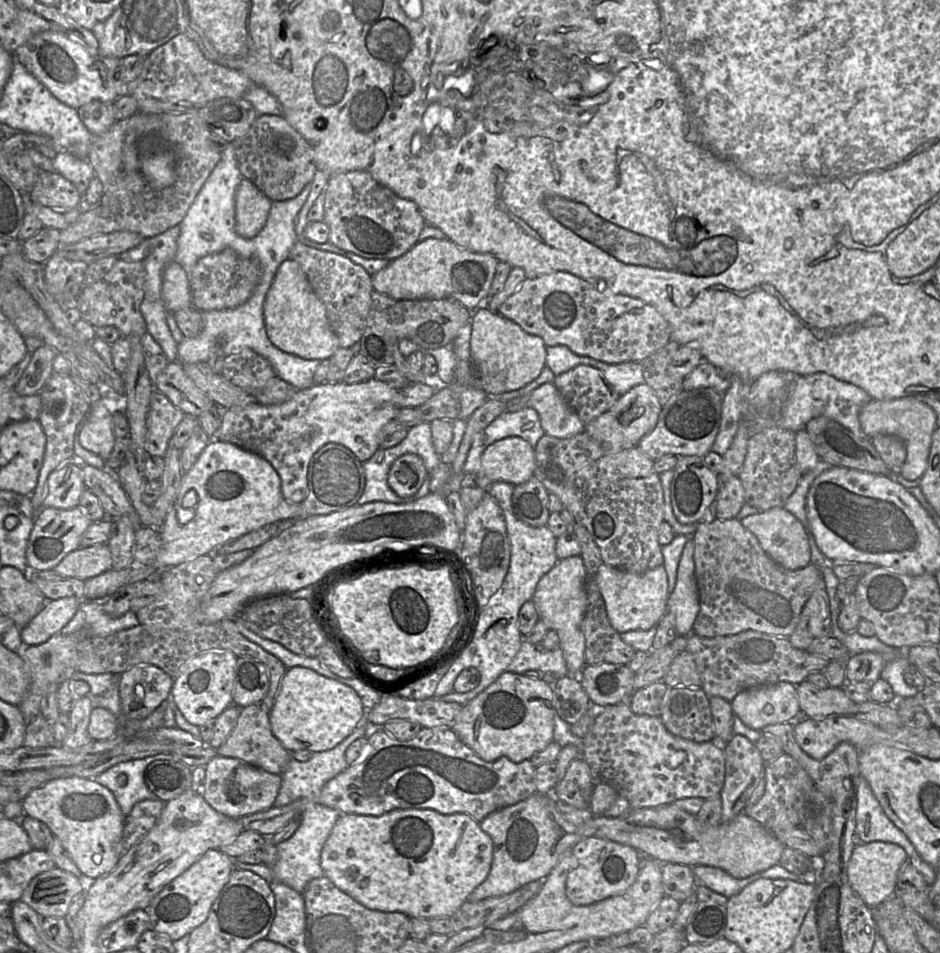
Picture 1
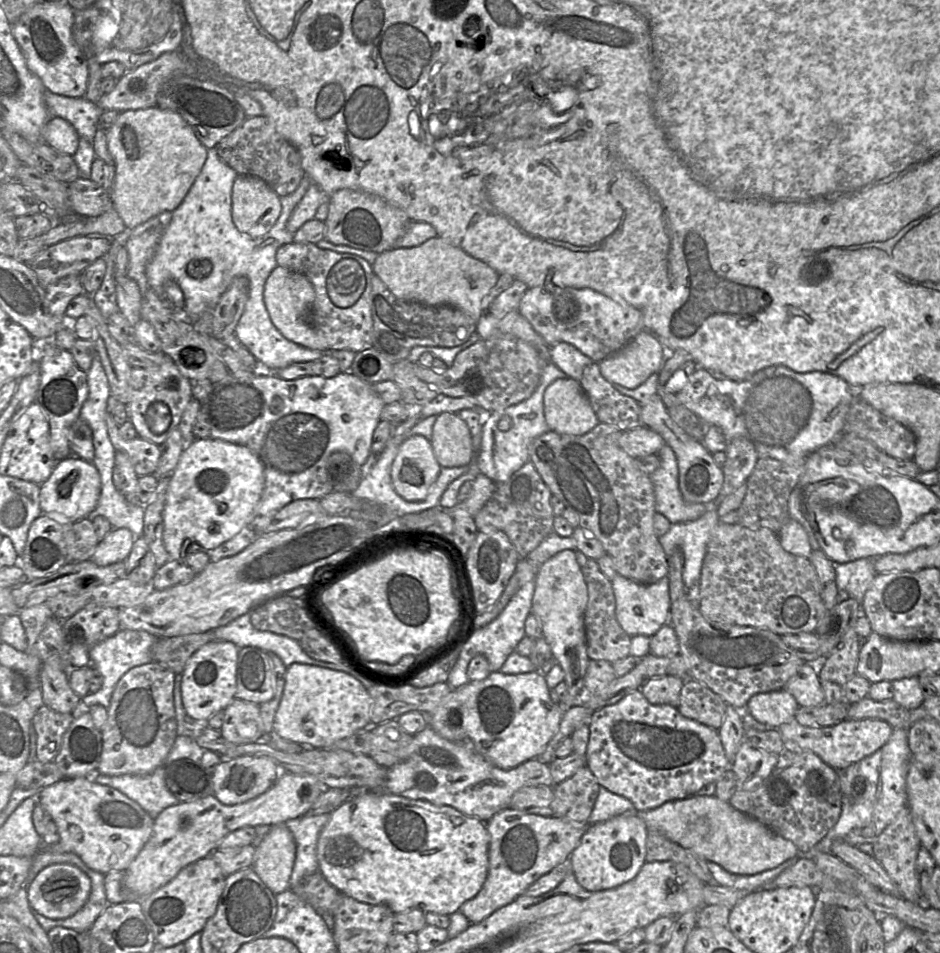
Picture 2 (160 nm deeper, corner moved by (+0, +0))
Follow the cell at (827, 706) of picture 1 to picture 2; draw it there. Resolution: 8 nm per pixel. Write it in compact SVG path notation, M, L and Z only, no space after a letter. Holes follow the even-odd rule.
M805 662L783 689L795 698L799 706L814 707L825 703L818 668L815 664Z

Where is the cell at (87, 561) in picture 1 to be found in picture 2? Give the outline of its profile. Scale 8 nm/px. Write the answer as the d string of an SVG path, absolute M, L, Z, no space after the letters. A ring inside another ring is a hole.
M127 528L112 529L97 545L90 560L98 566L125 561L129 556L135 537Z

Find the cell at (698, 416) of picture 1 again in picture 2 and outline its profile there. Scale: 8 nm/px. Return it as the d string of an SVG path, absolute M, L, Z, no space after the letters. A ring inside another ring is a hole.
M642 426L622 431L619 444L626 453L638 459L657 454L666 443L658 433Z

